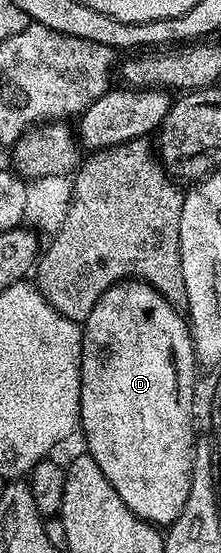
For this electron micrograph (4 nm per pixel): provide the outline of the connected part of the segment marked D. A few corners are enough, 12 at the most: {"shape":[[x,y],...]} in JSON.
{"shape":[[142,280],[82,322],[87,455],[144,523],[190,494],[189,321]]}

